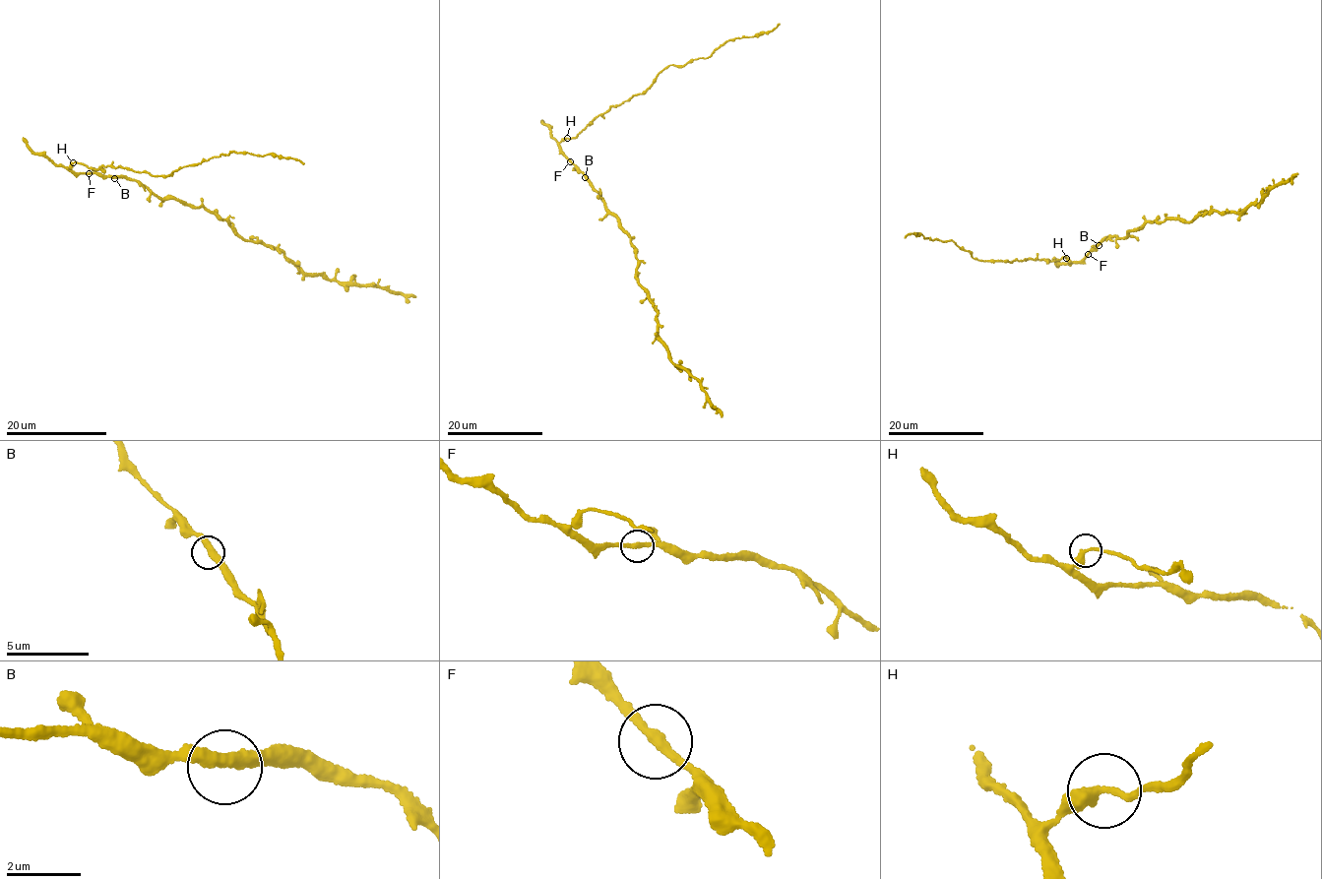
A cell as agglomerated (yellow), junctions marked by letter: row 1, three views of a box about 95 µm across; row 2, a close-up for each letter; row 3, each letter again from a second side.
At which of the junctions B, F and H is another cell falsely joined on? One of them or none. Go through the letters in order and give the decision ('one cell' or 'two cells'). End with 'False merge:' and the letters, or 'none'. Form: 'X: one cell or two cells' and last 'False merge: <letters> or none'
B: one cell
F: one cell
H: two cells
False merge: H

